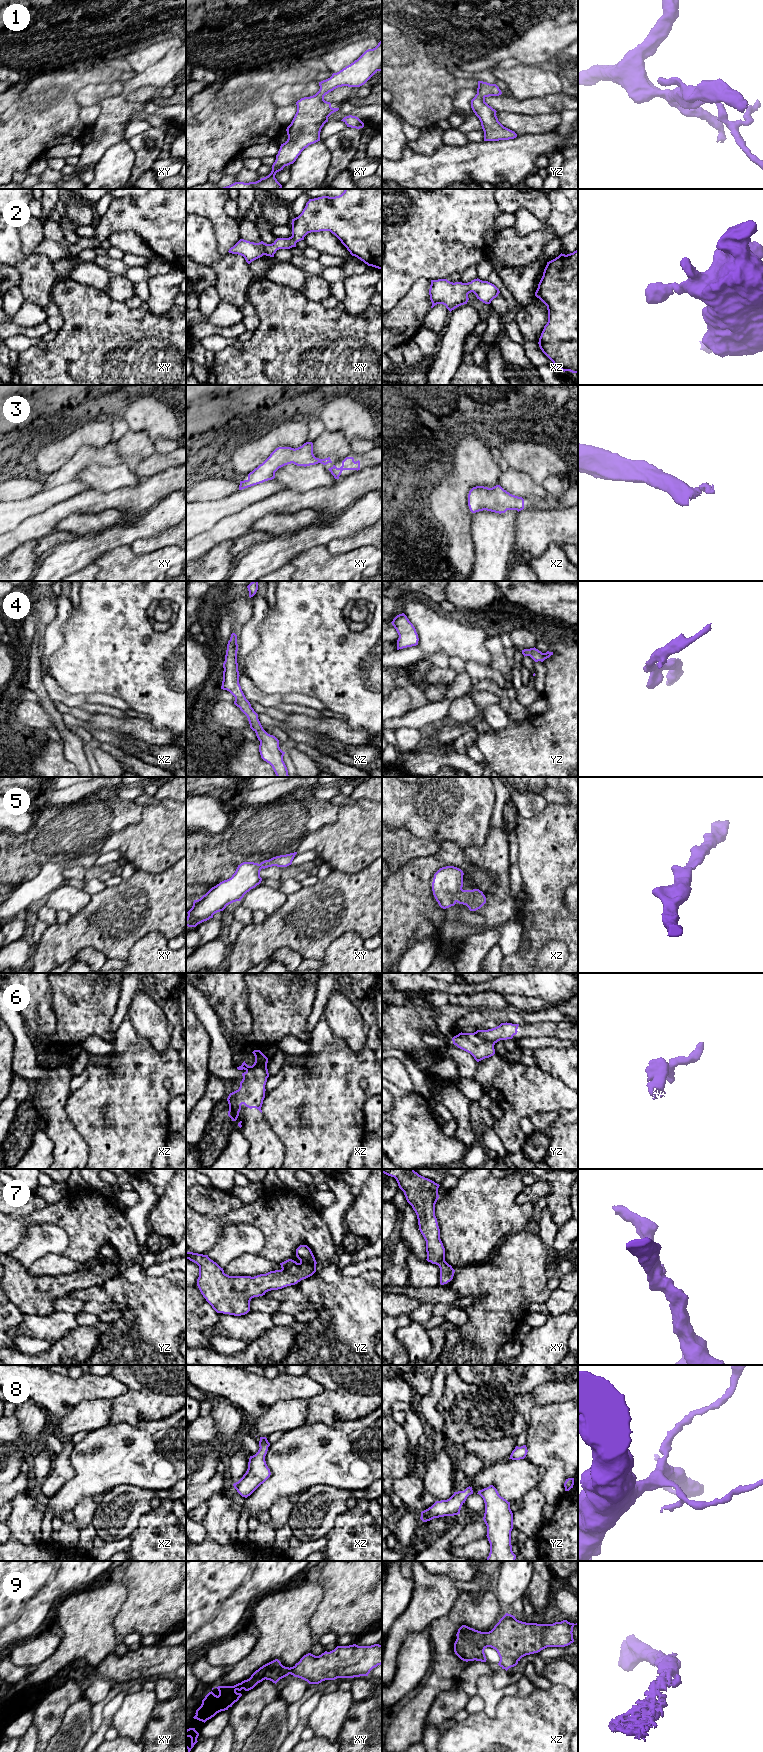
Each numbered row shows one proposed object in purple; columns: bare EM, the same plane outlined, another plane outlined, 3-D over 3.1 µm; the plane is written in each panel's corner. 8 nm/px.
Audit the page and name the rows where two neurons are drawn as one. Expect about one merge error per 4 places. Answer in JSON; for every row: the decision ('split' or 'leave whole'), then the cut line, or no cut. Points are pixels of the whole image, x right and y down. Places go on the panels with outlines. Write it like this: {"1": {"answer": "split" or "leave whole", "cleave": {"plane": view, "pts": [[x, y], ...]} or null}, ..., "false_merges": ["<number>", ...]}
{"1": {"answer": "leave whole", "cleave": null}, "2": {"answer": "leave whole", "cleave": null}, "3": {"answer": "leave whole", "cleave": null}, "4": {"answer": "leave whole", "cleave": null}, "5": {"answer": "leave whole", "cleave": null}, "6": {"answer": "leave whole", "cleave": null}, "7": {"answer": "leave whole", "cleave": null}, "8": {"answer": "leave whole", "cleave": null}, "9": {"answer": "leave whole", "cleave": null}, "false_merges": []}

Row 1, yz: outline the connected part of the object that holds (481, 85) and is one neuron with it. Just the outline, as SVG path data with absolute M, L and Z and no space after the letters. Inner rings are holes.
M478 81L477 94L471 100L471 108L481 122L484 131L484 141L509 140L517 134L504 127L496 116L496 110L485 102L489 96L499 96L502 92L496 84Z

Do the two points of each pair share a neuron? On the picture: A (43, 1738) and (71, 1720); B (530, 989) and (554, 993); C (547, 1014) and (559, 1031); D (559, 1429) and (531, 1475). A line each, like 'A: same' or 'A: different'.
A: different
B: same
C: different
D: different

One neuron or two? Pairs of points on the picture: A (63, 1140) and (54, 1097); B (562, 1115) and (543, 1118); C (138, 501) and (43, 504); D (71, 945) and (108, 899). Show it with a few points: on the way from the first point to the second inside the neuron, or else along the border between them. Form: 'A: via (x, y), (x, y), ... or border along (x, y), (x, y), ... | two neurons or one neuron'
A: via (59, 1129), (54, 1121), (54, 1108) | one neuron
B: via (557, 1116), (548, 1118) | one neuron
C: border along (76, 495), (55, 503), (33, 515) | two neurons
D: via (84, 932), (89, 927), (98, 925), (108, 912) | one neuron

